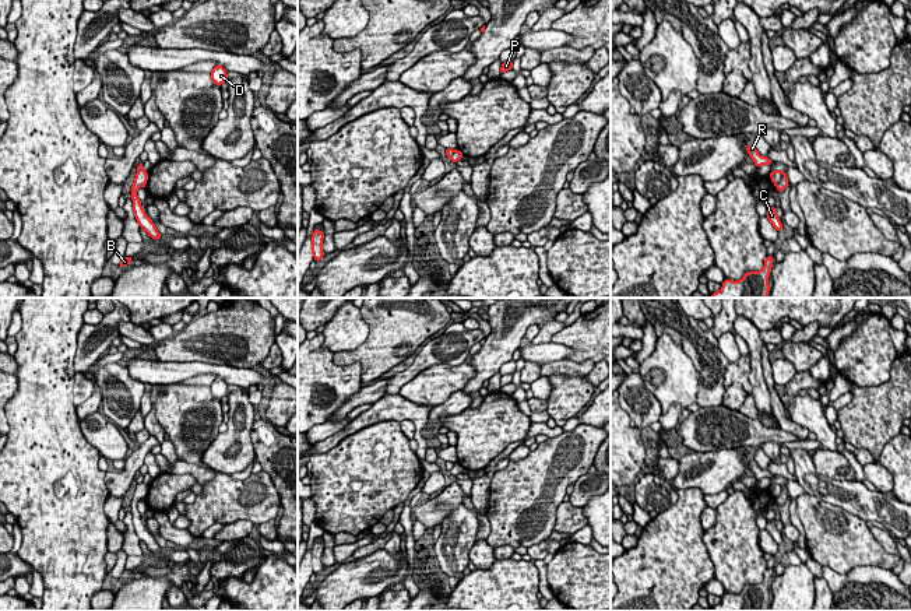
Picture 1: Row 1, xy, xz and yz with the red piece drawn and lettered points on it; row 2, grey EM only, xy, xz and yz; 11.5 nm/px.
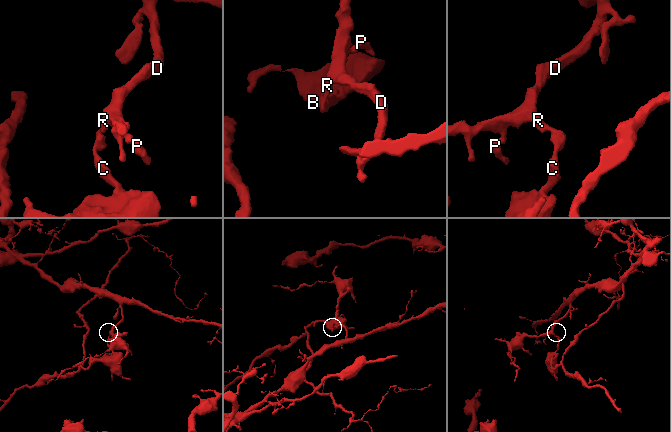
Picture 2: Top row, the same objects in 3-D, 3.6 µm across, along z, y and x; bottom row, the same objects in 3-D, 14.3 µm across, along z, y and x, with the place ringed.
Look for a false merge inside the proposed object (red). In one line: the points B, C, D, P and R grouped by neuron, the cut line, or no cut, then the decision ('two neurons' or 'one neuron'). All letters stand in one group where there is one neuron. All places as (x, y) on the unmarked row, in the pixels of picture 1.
groups B C / D P R; cut yz (781, 485), (781, 492), (776, 498); two neurons

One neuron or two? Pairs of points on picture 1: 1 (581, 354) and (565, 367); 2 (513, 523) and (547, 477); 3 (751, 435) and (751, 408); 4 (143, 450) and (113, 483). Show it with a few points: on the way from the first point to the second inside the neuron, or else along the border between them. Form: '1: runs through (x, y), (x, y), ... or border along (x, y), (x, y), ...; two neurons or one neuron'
1: border along (565, 360), (590, 360), (594, 364); two neurons
2: runs through (521, 512), (523, 501), (535, 488); one neuron
3: border along (738, 411), (756, 418); two neurons
4: runs through (137, 459), (122, 477); one neuron

